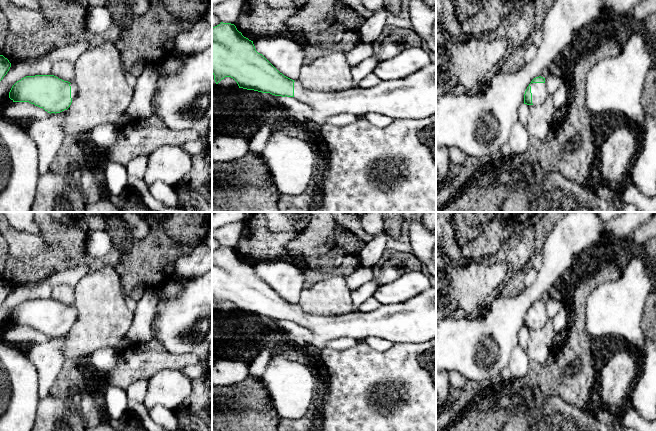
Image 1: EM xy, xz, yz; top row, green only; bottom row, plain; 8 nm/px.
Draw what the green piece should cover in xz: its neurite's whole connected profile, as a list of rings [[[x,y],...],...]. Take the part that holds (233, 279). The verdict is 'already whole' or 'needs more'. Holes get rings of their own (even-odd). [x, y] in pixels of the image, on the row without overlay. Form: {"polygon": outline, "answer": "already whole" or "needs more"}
{"polygon": [[[223,247],[212,252],[212,298],[218,308],[225,301],[233,302],[239,312],[270,317],[275,320],[294,321],[308,328],[313,336],[313,346],[322,350],[330,340],[352,337],[363,341],[368,337],[380,337],[393,344],[423,343],[436,338],[436,287],[430,287],[407,301],[381,304],[374,311],[355,310],[345,315],[325,317],[305,313],[299,304],[292,304],[280,297],[255,273],[253,265],[244,261],[234,248]]], "answer": "needs more"}

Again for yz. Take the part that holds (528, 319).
{"polygon": [[[539,300],[534,302],[527,311],[524,318],[524,328],[527,329],[541,329],[549,320],[545,302]]], "answer": "needs more"}

